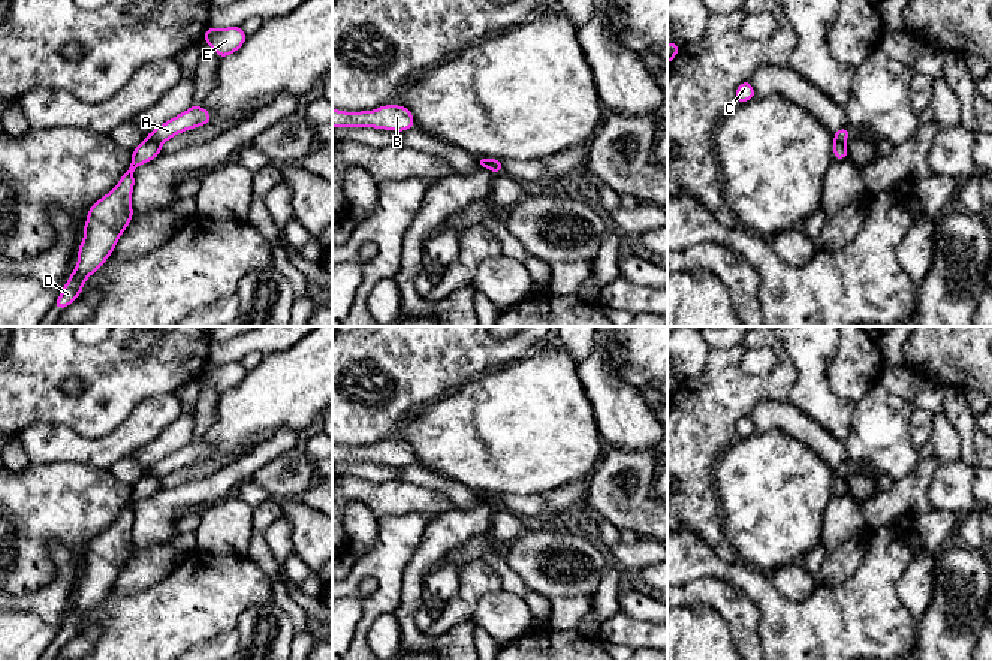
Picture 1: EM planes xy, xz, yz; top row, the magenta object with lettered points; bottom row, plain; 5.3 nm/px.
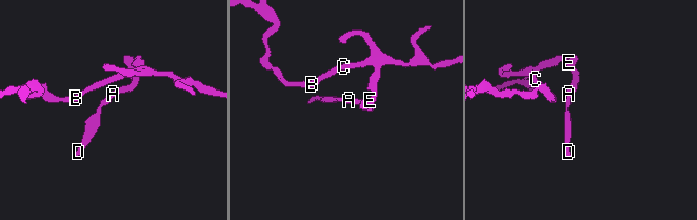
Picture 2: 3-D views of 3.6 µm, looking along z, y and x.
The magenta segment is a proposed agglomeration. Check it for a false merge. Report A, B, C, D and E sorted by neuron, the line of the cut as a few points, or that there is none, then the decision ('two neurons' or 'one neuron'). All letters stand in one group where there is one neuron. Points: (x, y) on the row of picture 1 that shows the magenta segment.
A B C D E | no cut | one neuron

